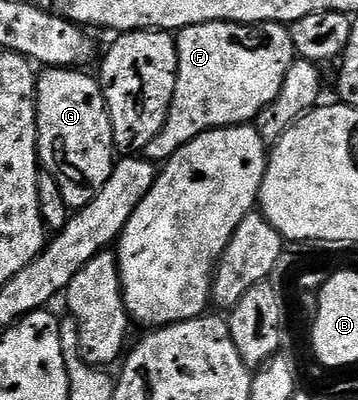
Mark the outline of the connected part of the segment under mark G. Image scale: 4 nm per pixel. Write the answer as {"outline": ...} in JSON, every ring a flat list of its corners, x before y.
{"outline":[[44,67,35,81,35,121,42,171,57,182,68,208,78,210,109,182,117,149,103,87,90,71]]}

